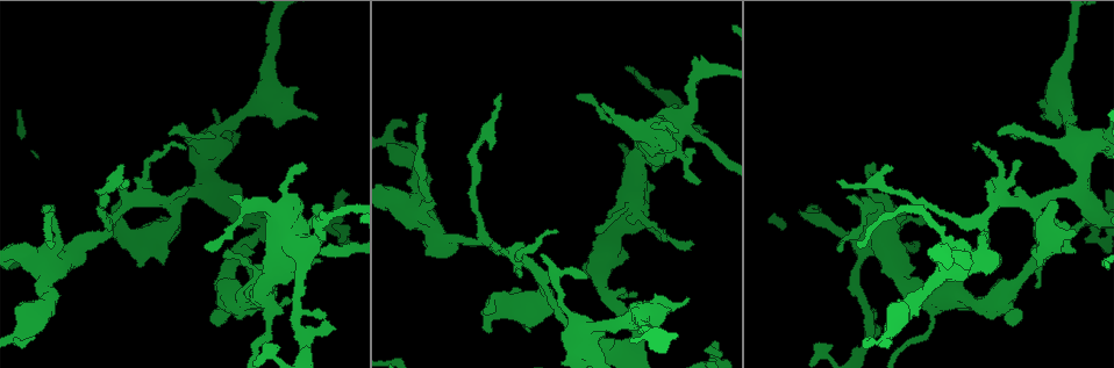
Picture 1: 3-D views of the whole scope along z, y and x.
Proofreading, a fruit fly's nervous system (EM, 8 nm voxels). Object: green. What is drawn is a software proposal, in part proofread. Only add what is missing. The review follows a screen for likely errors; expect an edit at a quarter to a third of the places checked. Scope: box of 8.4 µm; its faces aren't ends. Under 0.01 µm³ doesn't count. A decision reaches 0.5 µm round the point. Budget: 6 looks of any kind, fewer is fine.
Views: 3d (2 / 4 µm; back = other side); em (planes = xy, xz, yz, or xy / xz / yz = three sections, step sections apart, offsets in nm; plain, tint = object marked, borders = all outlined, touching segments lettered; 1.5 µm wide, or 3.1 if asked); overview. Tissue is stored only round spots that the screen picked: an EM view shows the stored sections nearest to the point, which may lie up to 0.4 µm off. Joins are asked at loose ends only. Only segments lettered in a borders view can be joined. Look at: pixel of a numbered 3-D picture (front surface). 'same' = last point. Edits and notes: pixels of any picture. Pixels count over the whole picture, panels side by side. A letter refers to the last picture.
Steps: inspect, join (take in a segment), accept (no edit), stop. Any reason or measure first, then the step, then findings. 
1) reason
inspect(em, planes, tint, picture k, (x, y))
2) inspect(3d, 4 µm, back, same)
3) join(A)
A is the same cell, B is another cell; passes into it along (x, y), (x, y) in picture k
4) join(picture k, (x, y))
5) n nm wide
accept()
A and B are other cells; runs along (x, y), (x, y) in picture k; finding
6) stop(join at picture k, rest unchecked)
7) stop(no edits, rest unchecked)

thin end
inspect(em, planes, borders, picture 1, (305, 166))

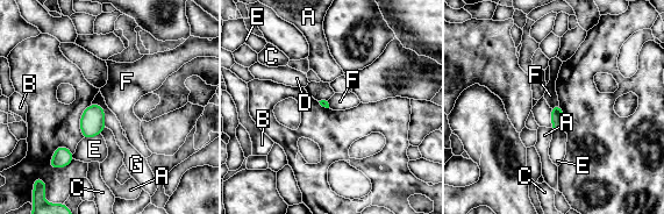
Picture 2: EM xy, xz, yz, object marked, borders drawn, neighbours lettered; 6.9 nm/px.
accept()
A, B, C, D, E, F and G are other cells; border along (92, 104), (102, 108), (106, 127) in picture 2; none of them fits

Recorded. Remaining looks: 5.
thick end
inspect(em, xy, step 8, borders, picture 1, (669, 310))

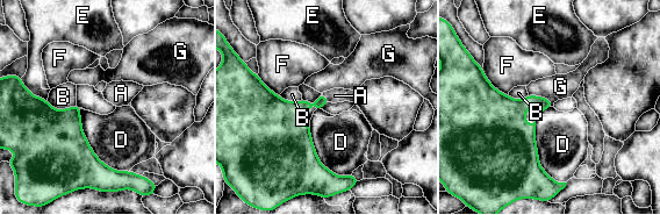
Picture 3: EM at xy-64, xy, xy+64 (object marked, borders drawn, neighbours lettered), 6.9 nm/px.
cut it another way
inspect(em, planes, borders, same)

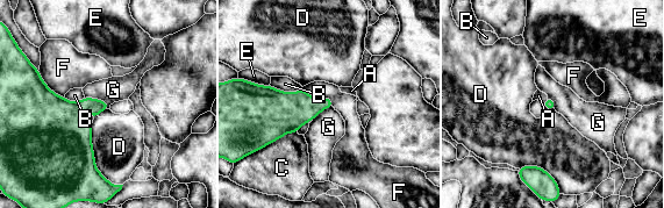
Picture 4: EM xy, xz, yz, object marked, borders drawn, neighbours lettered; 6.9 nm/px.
D touches over 480 nm
join(A)
A is the same cell, B, C, D, E, F and G are other cells; the neuron continues

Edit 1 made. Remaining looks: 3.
stop(join at picture 4, rest unchecked)

